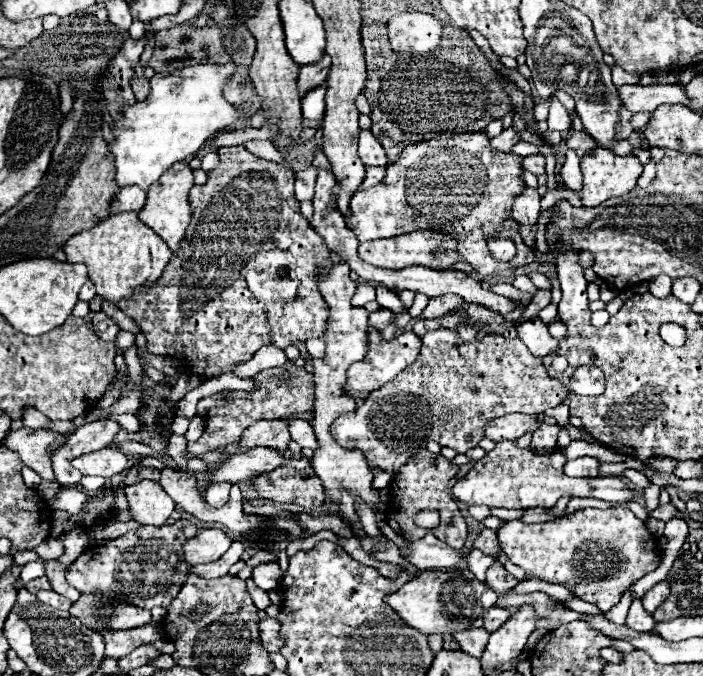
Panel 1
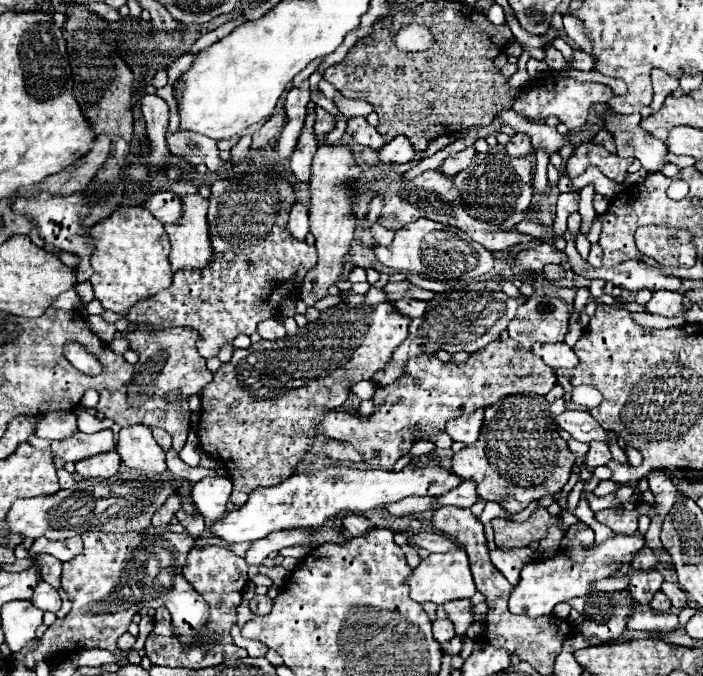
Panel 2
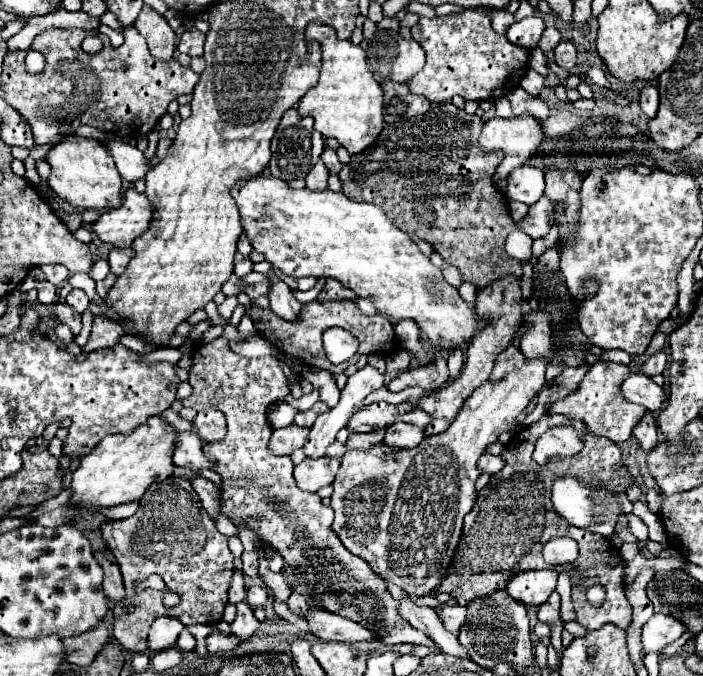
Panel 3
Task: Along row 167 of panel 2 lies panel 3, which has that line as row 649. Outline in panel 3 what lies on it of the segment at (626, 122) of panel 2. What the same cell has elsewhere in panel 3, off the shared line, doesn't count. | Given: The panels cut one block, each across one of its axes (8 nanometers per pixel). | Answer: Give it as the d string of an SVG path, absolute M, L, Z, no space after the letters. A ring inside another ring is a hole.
M654 614L644 626L642 626L642 638L644 638L644 654L650 652L662 652L668 644L678 640L686 628L678 624L678 620L670 620L670 616Z

